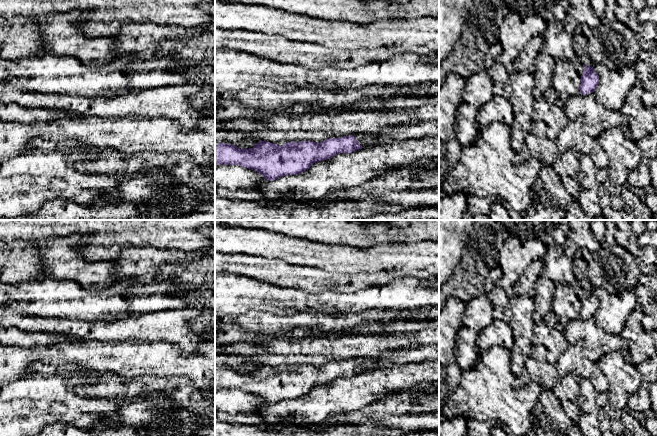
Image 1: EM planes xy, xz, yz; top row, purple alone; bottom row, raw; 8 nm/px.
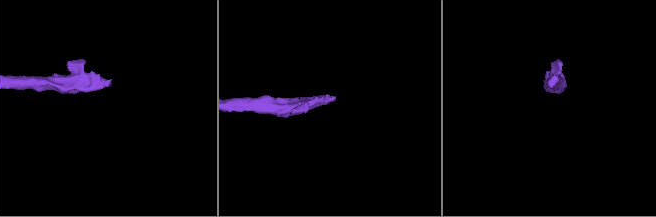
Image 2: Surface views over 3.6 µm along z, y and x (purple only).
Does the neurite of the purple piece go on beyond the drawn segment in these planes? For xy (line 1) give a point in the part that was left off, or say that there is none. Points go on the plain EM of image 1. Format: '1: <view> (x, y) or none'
1: none

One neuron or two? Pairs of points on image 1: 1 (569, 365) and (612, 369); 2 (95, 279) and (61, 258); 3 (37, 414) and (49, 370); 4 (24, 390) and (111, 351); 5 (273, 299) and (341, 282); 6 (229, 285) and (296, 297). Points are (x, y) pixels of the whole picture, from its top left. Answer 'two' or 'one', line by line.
1: two
2: one
3: two
4: two
5: two
6: one

